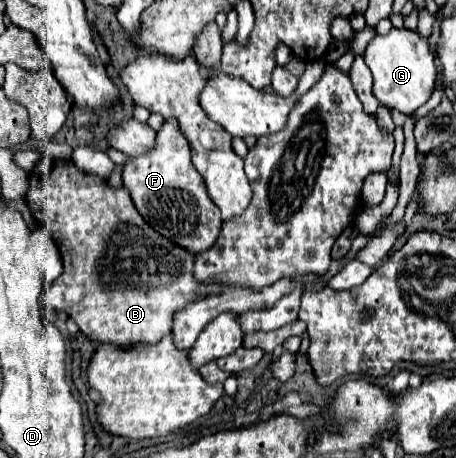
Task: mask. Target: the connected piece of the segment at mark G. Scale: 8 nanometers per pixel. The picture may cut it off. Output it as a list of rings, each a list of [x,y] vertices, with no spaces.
[[[405,28],[391,30],[385,36],[375,36],[363,56],[373,74],[373,96],[381,106],[401,114],[413,114],[431,98],[437,70],[427,38],[421,38],[417,32]]]

